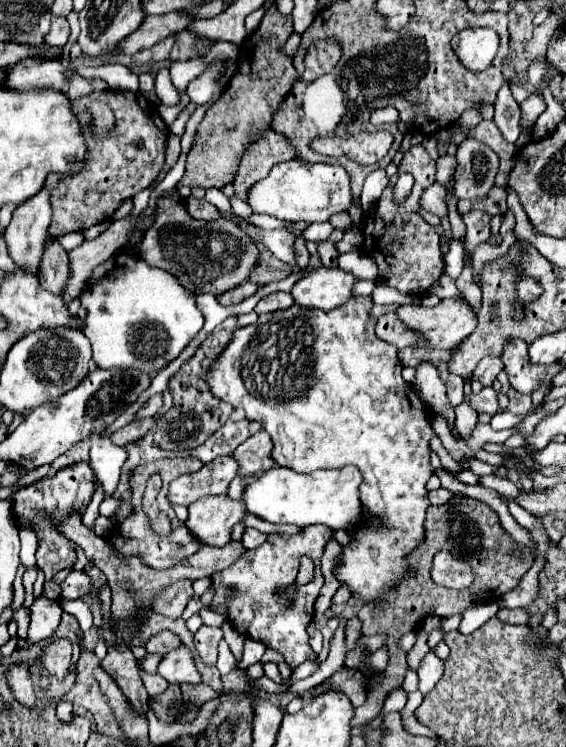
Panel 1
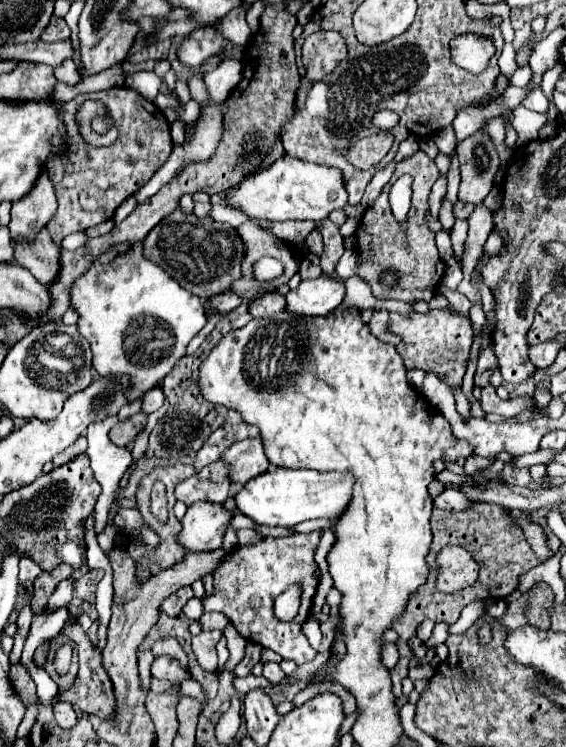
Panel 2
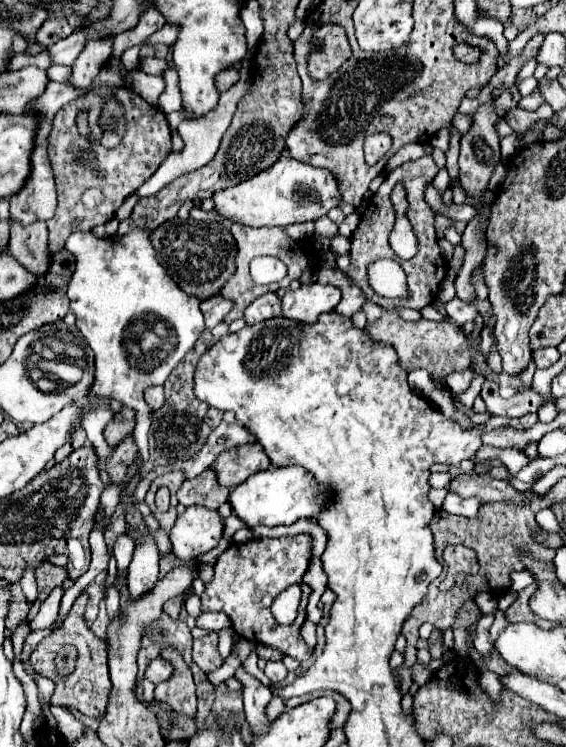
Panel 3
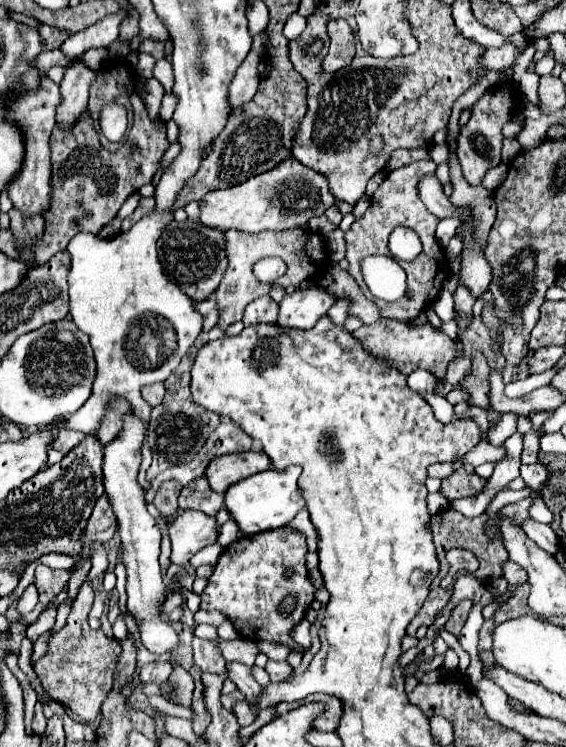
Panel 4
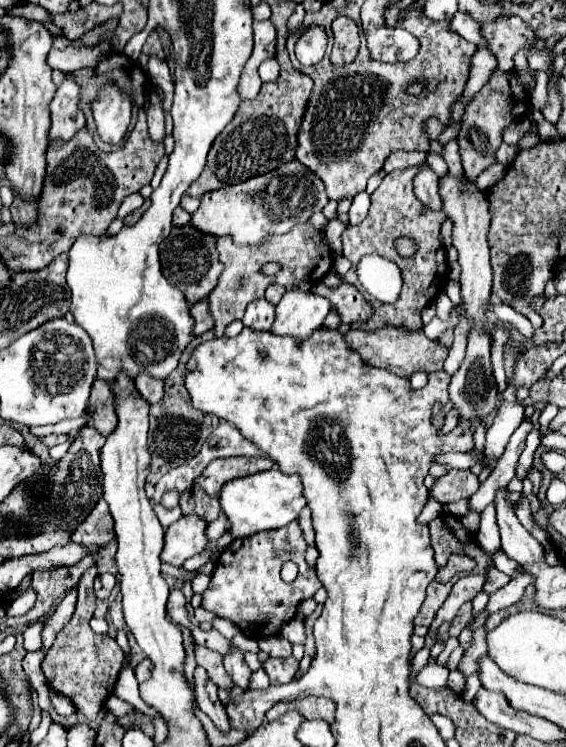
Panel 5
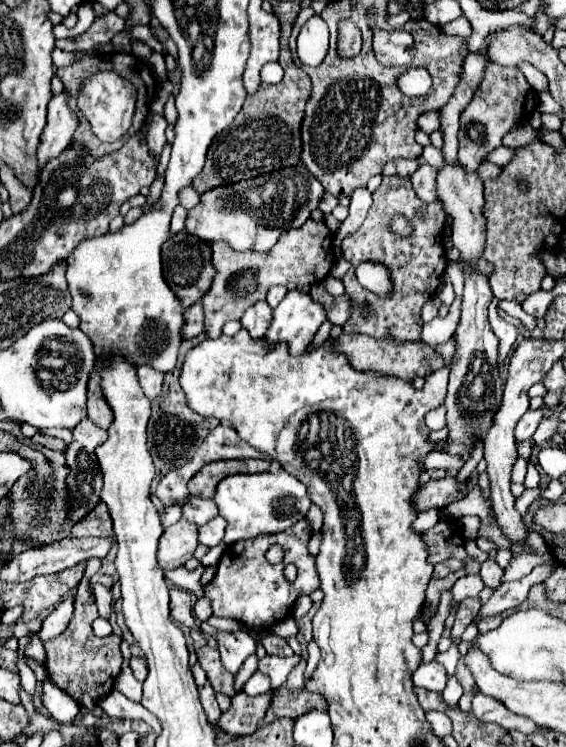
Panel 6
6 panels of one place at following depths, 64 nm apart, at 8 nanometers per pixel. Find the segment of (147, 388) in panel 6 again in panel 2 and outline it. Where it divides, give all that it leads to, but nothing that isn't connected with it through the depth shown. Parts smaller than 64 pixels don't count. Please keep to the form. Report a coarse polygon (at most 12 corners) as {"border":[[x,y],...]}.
{"border":[[162,388],[144,394],[144,414],[156,412],[164,404]]}

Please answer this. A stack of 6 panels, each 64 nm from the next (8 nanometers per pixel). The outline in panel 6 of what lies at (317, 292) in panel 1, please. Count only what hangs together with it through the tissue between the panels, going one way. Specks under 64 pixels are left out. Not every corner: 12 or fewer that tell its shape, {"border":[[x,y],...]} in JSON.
{"border":[[290,290],[274,308],[264,342],[298,356],[324,320],[324,306]]}

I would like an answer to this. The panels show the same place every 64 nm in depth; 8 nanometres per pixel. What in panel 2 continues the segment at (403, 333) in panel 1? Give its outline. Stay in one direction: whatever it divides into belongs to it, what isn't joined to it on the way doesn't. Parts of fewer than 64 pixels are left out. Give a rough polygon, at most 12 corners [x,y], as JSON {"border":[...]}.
{"border":[[376,312],[370,320],[370,330],[376,338],[398,344],[396,336],[386,332],[388,314]]}

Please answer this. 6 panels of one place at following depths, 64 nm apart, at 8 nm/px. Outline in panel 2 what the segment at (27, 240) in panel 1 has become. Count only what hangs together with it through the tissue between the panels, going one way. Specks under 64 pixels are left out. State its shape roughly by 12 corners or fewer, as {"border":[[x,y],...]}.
{"border":[[46,166],[32,192],[12,202],[12,240],[30,240],[58,204]]}

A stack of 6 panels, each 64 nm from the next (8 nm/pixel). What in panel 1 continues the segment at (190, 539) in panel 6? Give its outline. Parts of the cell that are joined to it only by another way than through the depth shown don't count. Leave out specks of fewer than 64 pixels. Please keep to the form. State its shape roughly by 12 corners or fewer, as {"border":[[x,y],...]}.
{"border":[[228,496],[188,506],[188,532],[206,546],[230,542],[246,516]]}

